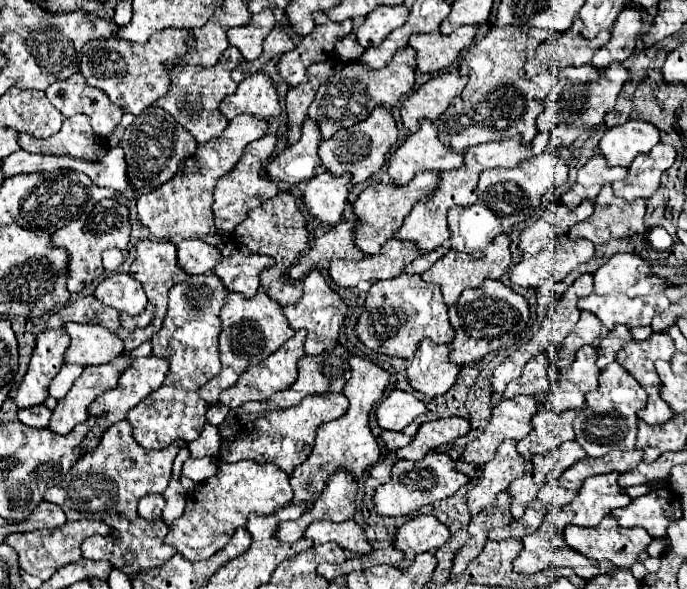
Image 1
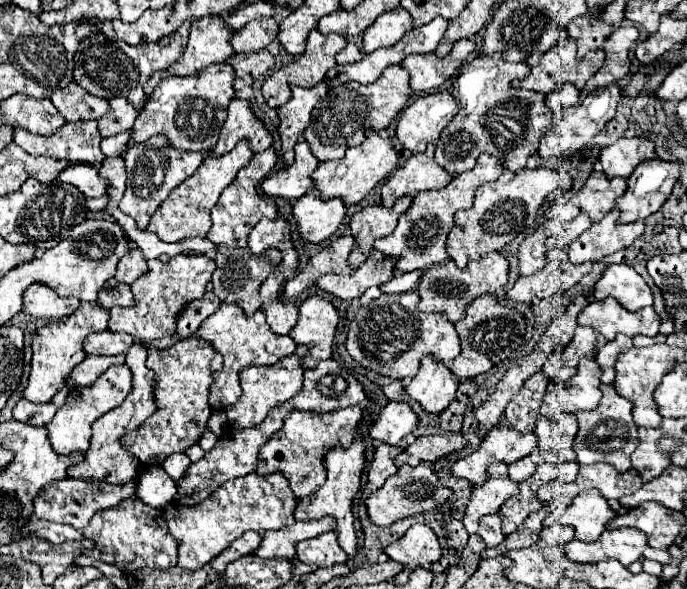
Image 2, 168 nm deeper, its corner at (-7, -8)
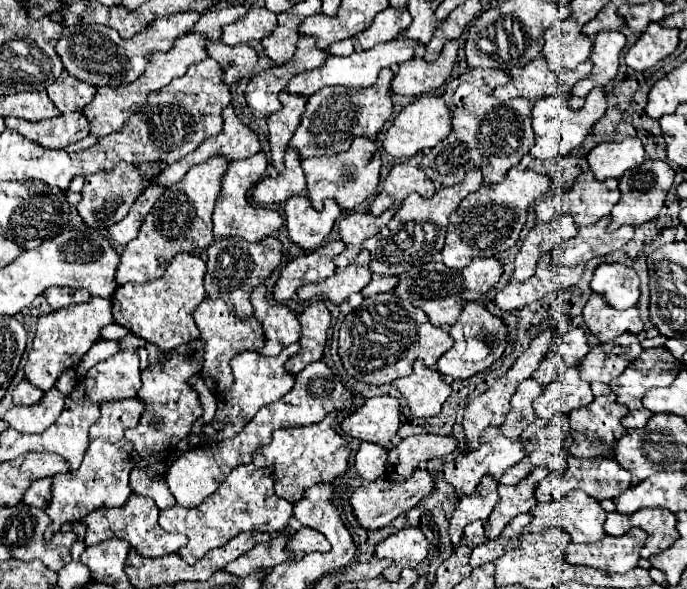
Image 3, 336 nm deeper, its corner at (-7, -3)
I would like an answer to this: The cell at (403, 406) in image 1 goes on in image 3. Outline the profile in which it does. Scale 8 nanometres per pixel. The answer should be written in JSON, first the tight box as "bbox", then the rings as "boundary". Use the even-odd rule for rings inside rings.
{"bbox":[342,396,400,442],"boundary":[[[392,396],[368,398],[356,412],[342,418],[344,434],[366,442],[390,442],[400,428],[400,404]]]}

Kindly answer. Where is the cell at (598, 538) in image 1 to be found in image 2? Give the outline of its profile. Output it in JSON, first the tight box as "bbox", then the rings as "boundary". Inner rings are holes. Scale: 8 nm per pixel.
{"bbox":[568,529,648,567],"boundary":[[[636,529],[604,531],[596,543],[582,543],[572,539],[568,543],[568,559],[576,563],[600,563],[604,559],[616,559],[624,567],[638,561],[648,547],[648,537]]]}

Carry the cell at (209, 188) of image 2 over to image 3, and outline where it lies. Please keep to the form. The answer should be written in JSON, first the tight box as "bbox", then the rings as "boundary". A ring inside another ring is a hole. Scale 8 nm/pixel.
{"bbox":[116,158,228,282],"boundary":[[[210,158],[204,164],[192,166],[188,174],[172,188],[168,188],[162,198],[154,204],[150,214],[144,218],[144,224],[138,236],[126,244],[120,264],[116,270],[116,282],[150,282],[164,274],[172,256],[180,252],[194,252],[206,248],[214,242],[212,234],[212,208],[220,194],[220,178],[228,162],[224,158]]]}

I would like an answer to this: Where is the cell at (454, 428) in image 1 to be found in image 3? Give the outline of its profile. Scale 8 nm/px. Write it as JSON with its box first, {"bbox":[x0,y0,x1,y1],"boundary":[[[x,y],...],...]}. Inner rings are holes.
{"bbox":[386,434,456,478],"boundary":[[[420,434],[404,438],[398,446],[388,450],[386,472],[394,472],[402,478],[410,478],[416,468],[424,468],[430,458],[446,456],[456,448],[454,436]]]}

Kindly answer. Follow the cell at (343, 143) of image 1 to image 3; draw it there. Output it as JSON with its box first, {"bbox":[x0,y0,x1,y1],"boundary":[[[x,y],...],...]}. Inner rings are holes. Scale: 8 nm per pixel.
{"bbox":[302,138,380,210],"boundary":[[[356,138],[348,152],[334,154],[334,156],[314,156],[314,158],[304,158],[302,168],[306,172],[306,182],[308,182],[308,198],[314,206],[314,210],[322,210],[324,202],[328,198],[336,200],[342,210],[352,210],[358,204],[362,204],[366,198],[370,198],[380,182],[380,152],[372,140],[366,138]]]}

